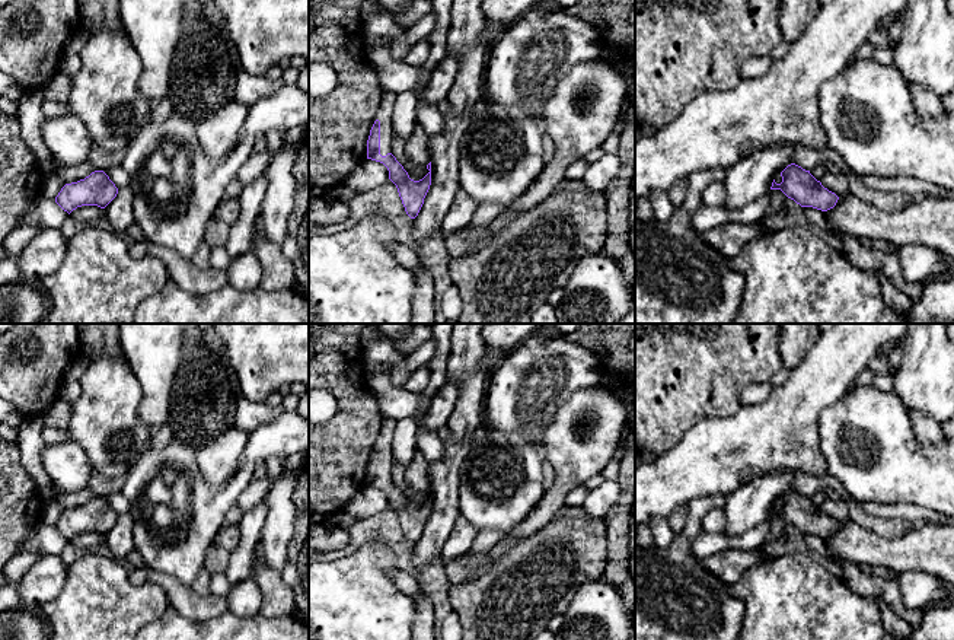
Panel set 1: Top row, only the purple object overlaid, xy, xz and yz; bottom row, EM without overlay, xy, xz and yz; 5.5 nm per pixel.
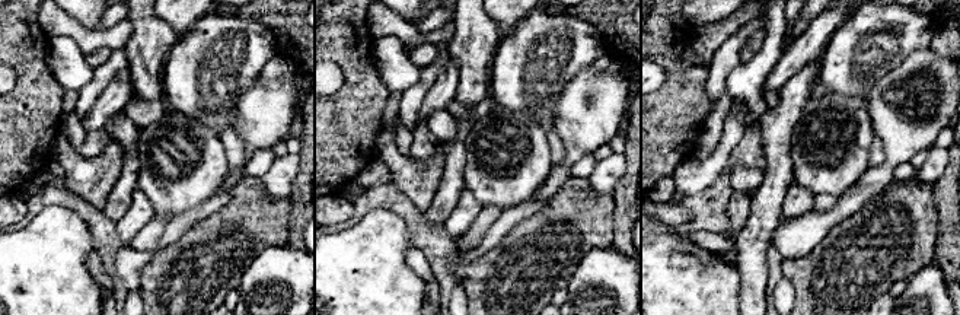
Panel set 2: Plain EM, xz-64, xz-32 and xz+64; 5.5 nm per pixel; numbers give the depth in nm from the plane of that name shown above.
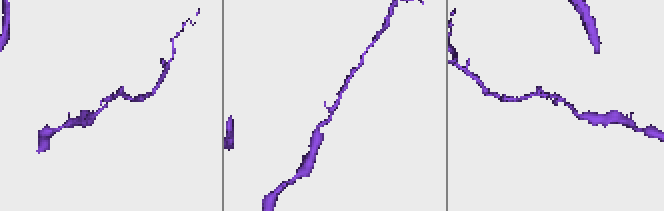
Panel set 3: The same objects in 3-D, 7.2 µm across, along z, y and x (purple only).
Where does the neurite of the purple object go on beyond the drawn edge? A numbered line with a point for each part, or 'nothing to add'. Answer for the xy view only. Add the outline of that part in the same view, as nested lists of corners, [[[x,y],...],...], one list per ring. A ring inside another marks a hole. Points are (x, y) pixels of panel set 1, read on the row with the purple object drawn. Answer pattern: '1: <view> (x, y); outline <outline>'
nothing to add

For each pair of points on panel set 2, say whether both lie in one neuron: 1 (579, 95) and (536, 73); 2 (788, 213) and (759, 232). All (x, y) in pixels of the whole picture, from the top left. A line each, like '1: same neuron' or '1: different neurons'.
1: different neurons
2: different neurons

